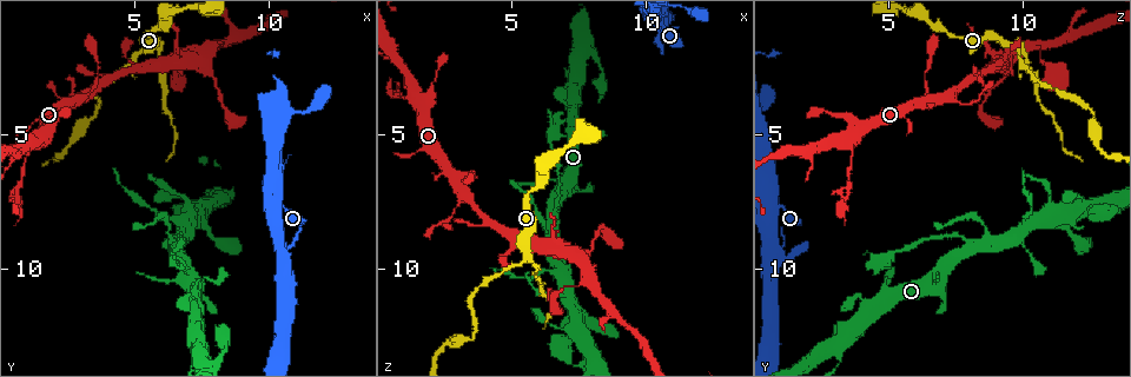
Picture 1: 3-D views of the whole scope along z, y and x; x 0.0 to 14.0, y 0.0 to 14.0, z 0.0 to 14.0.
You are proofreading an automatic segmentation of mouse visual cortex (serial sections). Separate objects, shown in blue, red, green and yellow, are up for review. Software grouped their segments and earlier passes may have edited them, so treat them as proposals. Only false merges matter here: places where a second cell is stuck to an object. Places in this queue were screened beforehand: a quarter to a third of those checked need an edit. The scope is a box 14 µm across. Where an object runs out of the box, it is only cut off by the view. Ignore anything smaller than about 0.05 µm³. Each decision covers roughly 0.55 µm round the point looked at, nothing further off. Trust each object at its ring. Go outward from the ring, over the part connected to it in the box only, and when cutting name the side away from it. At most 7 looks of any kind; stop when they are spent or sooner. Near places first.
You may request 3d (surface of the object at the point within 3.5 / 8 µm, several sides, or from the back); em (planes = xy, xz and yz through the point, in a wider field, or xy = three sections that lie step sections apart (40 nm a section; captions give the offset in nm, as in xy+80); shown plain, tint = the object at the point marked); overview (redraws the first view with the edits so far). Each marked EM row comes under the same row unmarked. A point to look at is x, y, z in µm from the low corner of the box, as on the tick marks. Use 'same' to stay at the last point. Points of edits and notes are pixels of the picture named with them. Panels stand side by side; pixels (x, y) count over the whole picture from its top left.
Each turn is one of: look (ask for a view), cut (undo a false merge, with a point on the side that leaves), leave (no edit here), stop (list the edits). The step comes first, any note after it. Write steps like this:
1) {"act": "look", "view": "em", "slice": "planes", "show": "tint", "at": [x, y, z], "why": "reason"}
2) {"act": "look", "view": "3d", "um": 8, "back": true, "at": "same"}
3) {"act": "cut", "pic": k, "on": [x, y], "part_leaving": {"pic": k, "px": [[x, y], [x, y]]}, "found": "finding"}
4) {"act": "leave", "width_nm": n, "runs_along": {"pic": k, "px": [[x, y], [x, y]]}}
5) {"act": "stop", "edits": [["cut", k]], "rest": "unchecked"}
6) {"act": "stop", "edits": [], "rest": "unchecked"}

{"act": "look", "view": "3d", "um": 8, "at": [6.6, 9.2, 7.9], "why": "three arms meet"}

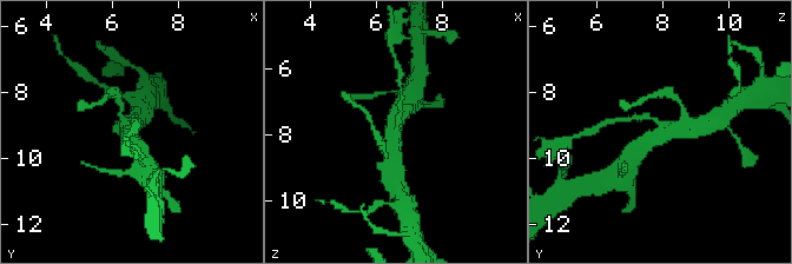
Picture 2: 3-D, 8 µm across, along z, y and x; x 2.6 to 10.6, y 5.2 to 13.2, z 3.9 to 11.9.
{"act": "look", "view": "3d", "um": 3.5, "at": [6.6, 9.3, 7.9], "why": "closer look"}

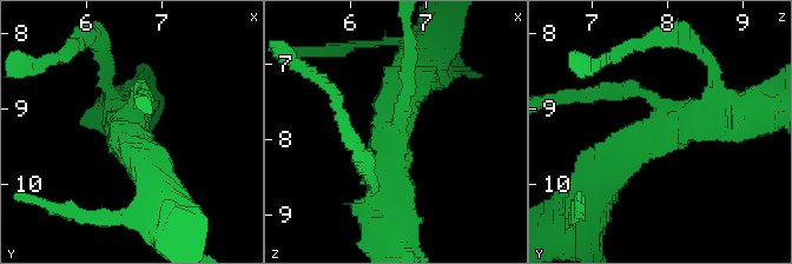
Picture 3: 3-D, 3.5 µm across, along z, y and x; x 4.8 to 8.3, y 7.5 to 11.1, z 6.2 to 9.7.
{"act": "look", "view": "em", "slice": "planes", "show": "tint", "at": [6.55, 9.30, 7.90], "arms": 3, "arm_widths_nm": [200, 500, 500]}

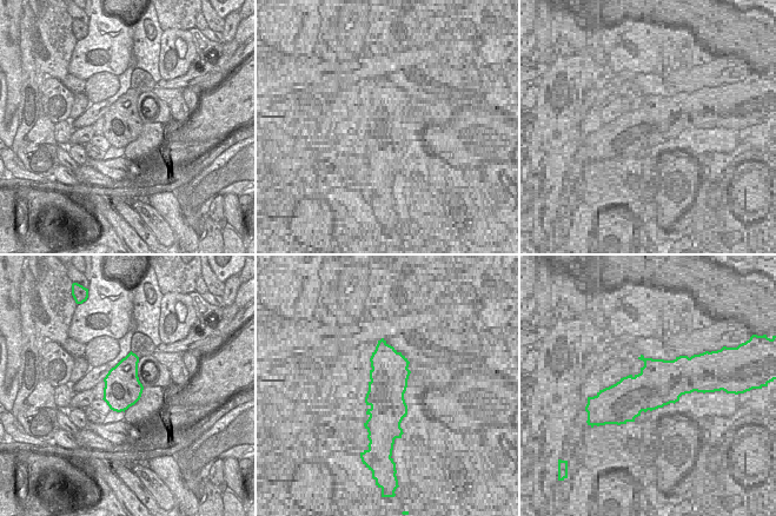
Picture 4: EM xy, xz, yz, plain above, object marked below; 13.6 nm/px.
{"act": "cut", "pic": 3, "on": [607, 93], "part_leaving": {"pic": 3, "px": [[653, 98], [641, 91], [560, 98]]}, "found": "a second cell is stuck on"}

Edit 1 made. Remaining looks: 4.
{"act": "look", "view": "3d", "um": 3.5, "at": [6.6, 8.2, 10.2], "why": "thin arm on a thick one"}

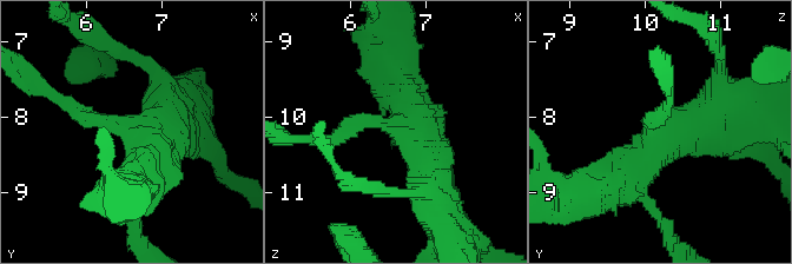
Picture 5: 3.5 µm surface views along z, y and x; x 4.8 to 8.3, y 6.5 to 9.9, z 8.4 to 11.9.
{"act": "look", "view": "em", "slice": "xy", "step": 1, "show": "tint", "at": [6.65, 8.20, 10.15], "arms": 3, "arm_widths_nm": [150, 500, 500]}

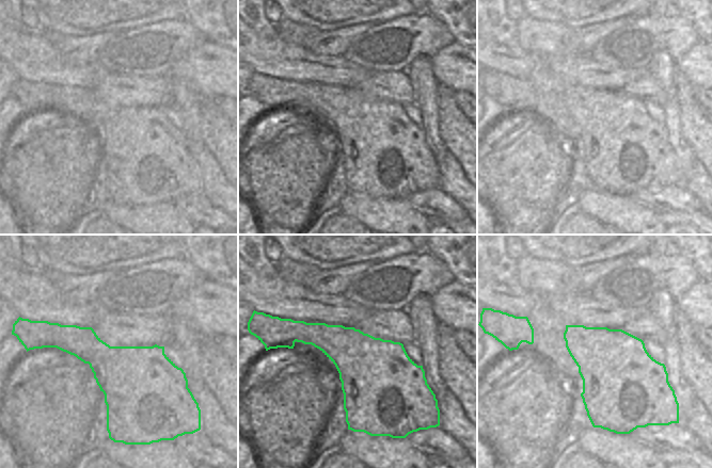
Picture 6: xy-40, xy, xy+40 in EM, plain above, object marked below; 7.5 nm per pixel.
{"act": "cut", "pic": 5, "on": [72, 112], "part_leaving": {"pic": 5, "px": [[110, 123], [80, 116], [34, 79]]}, "found": "two cells meet here"}

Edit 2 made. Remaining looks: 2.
{"act": "stop", "edits": [["cut", 3], ["cut", 5]], "rest": "unchecked"}

